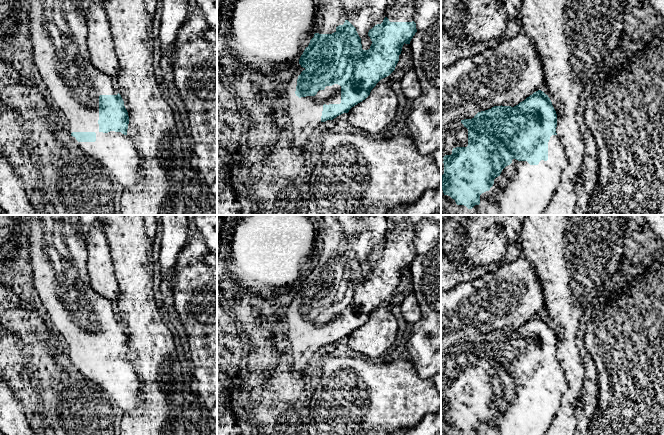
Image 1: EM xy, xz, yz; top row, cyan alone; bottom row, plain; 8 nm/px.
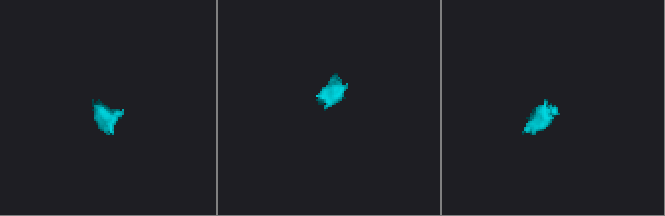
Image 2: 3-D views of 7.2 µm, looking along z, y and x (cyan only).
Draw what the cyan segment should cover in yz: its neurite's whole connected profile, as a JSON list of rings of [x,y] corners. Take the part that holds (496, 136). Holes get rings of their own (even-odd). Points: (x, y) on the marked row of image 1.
[[[541,90],[534,92],[532,95],[530,95],[524,101],[520,102],[518,105],[514,107],[502,106],[502,105],[494,106],[491,109],[478,112],[472,119],[454,121],[448,124],[447,126],[442,127],[441,128],[441,156],[443,157],[444,161],[441,163],[441,213],[447,213],[448,215],[542,215],[543,211],[545,210],[550,200],[552,199],[558,185],[560,184],[563,169],[567,166],[567,157],[557,137],[556,127],[557,127],[556,111],[548,95],[546,95]]]

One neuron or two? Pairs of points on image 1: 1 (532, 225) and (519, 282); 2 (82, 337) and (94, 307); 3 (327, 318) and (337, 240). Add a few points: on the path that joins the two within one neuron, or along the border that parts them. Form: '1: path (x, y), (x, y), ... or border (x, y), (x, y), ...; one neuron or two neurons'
1: border (521, 254), (531, 265), (537, 278); two neurons
2: path (84, 330), (87, 314); one neuron
3: path (334, 299), (335, 259); one neuron

